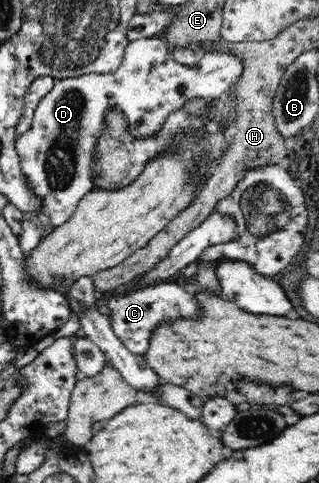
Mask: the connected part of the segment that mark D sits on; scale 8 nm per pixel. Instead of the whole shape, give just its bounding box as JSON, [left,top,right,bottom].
[16,37,243,258]

